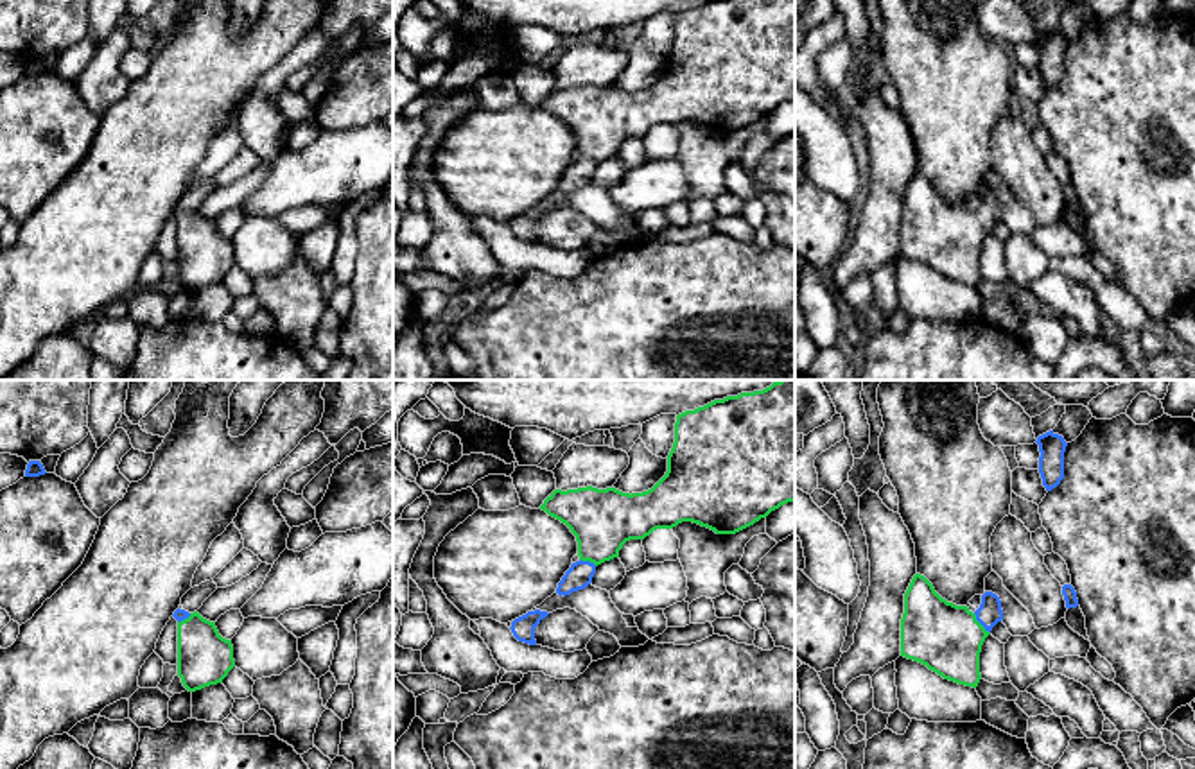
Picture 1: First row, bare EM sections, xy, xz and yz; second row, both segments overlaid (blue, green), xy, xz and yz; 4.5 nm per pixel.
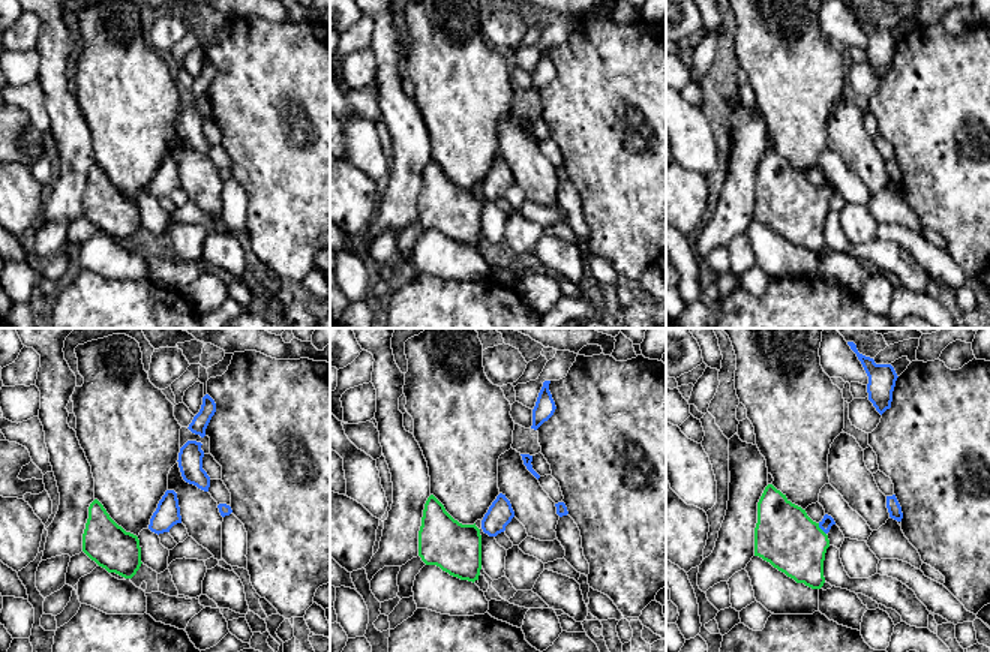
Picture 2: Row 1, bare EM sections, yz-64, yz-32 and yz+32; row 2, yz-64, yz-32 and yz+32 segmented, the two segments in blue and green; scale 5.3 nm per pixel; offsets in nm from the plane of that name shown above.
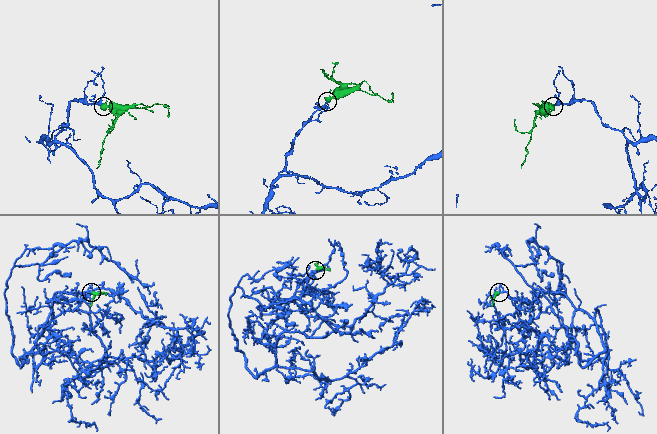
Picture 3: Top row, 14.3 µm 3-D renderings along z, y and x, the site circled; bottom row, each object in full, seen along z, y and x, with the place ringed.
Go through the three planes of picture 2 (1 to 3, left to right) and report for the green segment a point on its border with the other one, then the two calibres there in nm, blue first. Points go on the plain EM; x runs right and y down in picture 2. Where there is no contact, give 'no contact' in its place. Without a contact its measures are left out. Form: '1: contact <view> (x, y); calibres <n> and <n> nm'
1: no contact
2: no contact
3: contact yz+32 (821, 192); calibres 70 and 320 nm

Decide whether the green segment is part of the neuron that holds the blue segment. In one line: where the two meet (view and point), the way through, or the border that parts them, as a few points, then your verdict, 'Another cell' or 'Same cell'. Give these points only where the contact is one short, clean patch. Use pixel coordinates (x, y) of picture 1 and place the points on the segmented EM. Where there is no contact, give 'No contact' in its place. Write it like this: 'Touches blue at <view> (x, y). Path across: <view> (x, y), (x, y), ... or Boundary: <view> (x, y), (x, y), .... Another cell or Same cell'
Touches blue at yz (980, 622). Path across: yz (989, 613), (980, 622), (948, 639). Same cell

